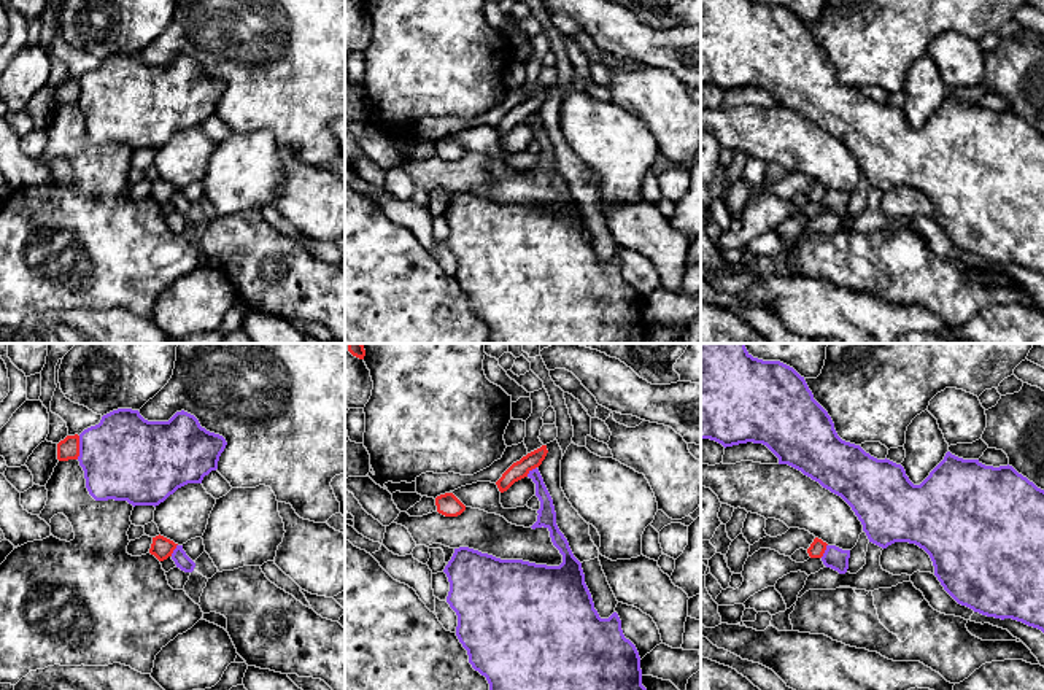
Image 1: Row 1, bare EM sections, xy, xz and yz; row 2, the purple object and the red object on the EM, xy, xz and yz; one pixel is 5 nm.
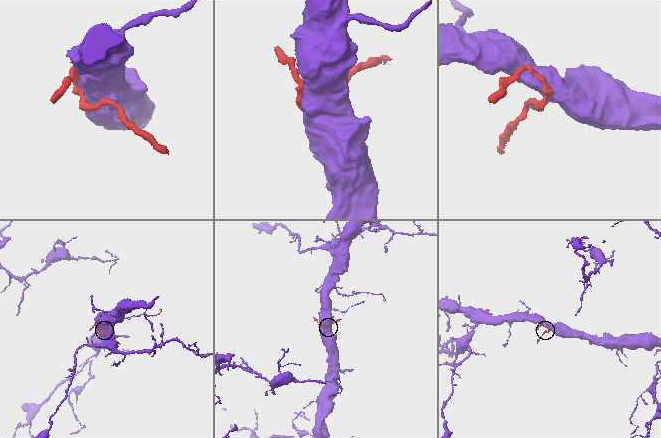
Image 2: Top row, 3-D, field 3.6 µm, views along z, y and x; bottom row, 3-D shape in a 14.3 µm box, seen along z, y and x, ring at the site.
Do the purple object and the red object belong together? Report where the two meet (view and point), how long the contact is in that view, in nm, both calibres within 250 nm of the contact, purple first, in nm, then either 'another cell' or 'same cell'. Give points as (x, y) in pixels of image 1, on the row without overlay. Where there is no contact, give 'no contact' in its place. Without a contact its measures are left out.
xy (80, 91) | 120 nm | 440/110 nm | another cell

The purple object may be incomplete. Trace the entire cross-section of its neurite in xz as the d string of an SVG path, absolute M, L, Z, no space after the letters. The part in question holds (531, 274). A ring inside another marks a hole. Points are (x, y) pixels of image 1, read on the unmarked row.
M539 113L529 114L528 121L536 127L536 140L540 145L537 165L531 172L543 170L550 175L563 207L547 210L523 204L501 204L469 191L454 192L443 213L450 226L447 246L458 259L456 280L467 294L469 307L486 321L489 343L647 343L636 289L624 281L617 256L609 262L599 261L585 227L582 207L574 200L556 169L553 143Z

